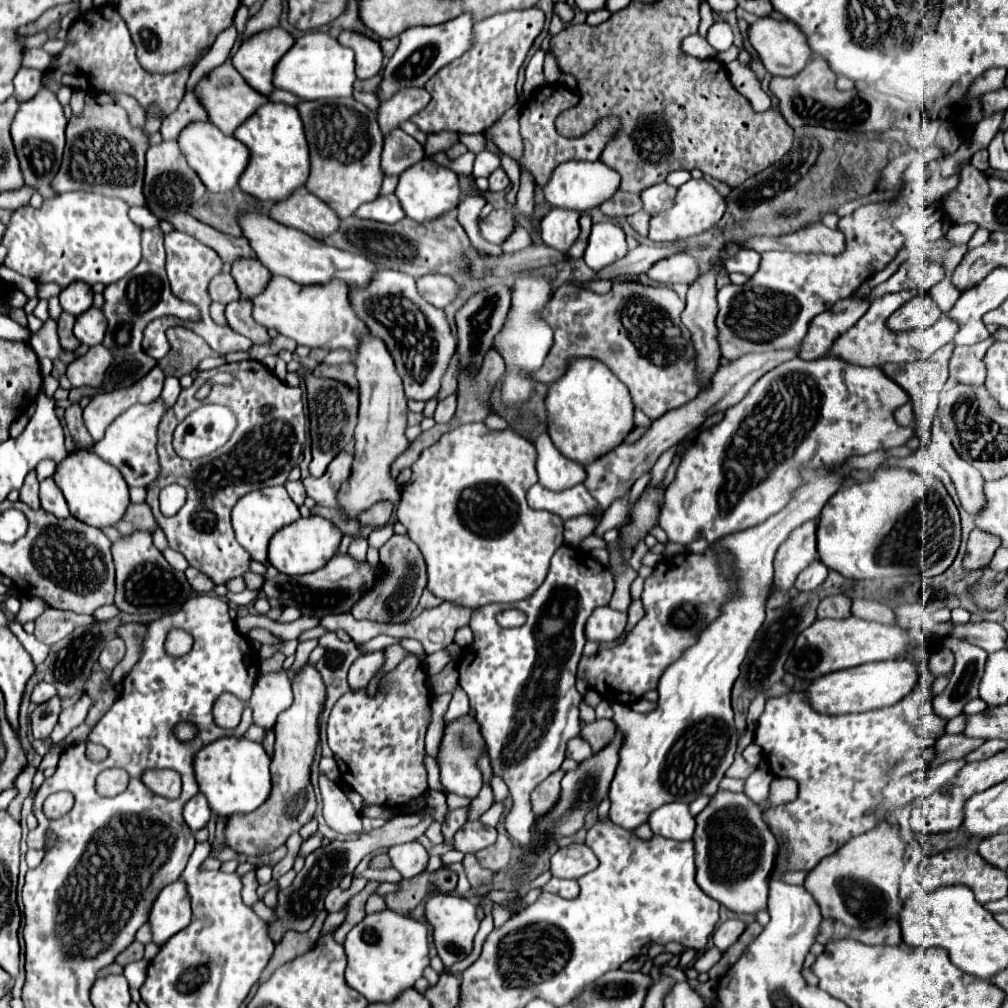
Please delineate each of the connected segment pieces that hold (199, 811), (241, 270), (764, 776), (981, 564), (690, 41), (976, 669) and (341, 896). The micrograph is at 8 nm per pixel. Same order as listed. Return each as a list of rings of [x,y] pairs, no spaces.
[[[195,794],[185,806],[183,806],[183,818],[187,822],[187,826],[195,832],[207,826],[209,818],[211,818],[211,810],[209,804],[205,800],[203,794]]]
[[[245,258],[231,264],[231,276],[237,282],[241,296],[253,298],[265,290],[271,272],[257,258]]]
[[[757,769],[745,780],[745,794],[755,802],[761,804],[769,794],[770,784],[774,779],[773,773],[767,769]]]
[[[975,528],[969,536],[969,542],[967,542],[967,554],[965,554],[965,560],[963,560],[963,566],[967,570],[981,570],[981,568],[987,568],[995,550],[1001,546],[1001,540],[999,536],[993,536],[985,530],[979,530]]]
[[[689,36],[689,38],[683,40],[683,52],[691,54],[699,60],[703,60],[703,46],[711,46],[711,44],[701,36]]]
[[[947,638],[945,646],[955,654],[955,668],[947,688],[935,696],[933,710],[945,720],[963,712],[963,706],[979,696],[979,682],[985,672],[987,652],[959,638]]]
[[[355,878],[355,880],[353,880],[353,886],[347,890],[342,890],[338,886],[333,888],[333,890],[329,890],[329,894],[325,896],[325,910],[327,910],[327,912],[337,912],[337,910],[341,910],[343,904],[345,904],[351,896],[355,896],[367,883],[367,878]]]

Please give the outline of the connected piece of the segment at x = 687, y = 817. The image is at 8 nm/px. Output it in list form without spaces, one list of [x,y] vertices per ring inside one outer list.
[[[671,802],[649,816],[649,826],[657,836],[685,842],[693,838],[695,818],[689,814],[687,804]]]

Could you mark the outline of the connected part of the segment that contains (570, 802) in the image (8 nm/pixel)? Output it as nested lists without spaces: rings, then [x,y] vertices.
[[[617,728],[615,736],[611,738],[611,742],[605,748],[601,748],[599,752],[593,752],[593,756],[589,756],[583,762],[579,762],[579,766],[575,770],[565,772],[565,776],[561,780],[559,800],[553,804],[553,808],[549,812],[539,816],[533,822],[533,826],[531,826],[531,844],[529,844],[529,852],[527,852],[529,858],[533,858],[533,854],[537,854],[539,850],[545,850],[549,840],[557,842],[559,838],[573,836],[573,834],[577,834],[583,828],[587,812],[597,808],[601,804],[601,800],[607,798],[609,784],[611,784],[615,768],[619,764],[621,744],[623,744],[623,732]]]

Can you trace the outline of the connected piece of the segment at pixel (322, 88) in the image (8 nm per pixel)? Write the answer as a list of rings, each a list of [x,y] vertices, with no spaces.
[[[307,32],[297,38],[293,48],[279,60],[273,74],[273,86],[287,90],[301,100],[349,98],[353,94],[355,78],[355,58],[351,48],[341,46],[325,32]]]

